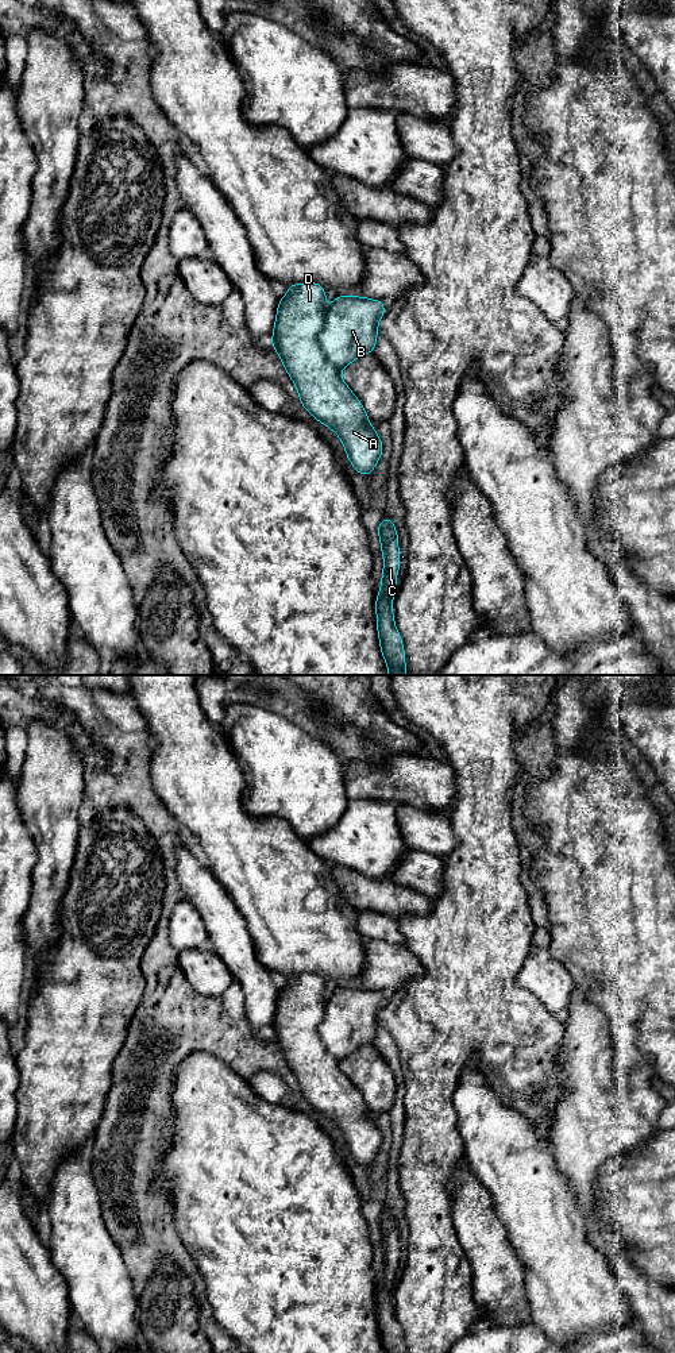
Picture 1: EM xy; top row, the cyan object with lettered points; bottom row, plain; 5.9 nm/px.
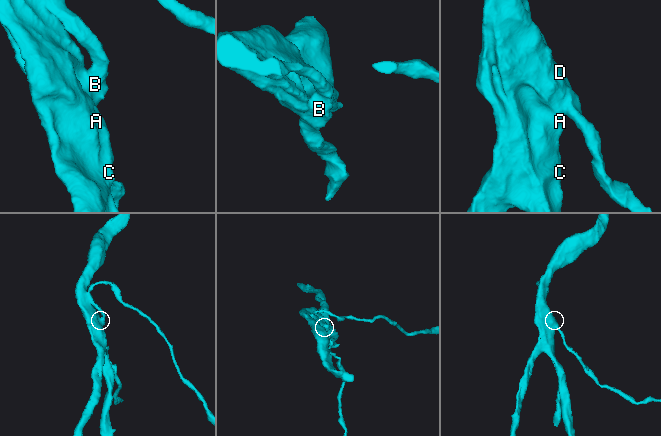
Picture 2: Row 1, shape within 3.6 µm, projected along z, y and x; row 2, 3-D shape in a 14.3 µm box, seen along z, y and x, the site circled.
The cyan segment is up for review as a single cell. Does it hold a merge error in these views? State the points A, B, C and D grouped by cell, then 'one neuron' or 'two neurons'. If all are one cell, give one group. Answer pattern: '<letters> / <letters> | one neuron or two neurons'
A C D / B | two neurons

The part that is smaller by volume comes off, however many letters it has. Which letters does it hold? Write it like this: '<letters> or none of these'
B

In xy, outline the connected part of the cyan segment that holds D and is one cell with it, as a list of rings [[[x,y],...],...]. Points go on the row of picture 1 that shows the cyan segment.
[[[315,282],[288,286],[288,294],[279,298],[271,346],[297,386],[301,405],[340,437],[354,469],[370,475],[383,451],[382,442],[370,425],[370,420],[355,394],[340,377],[340,370],[325,356],[319,335],[325,324],[325,289]]]

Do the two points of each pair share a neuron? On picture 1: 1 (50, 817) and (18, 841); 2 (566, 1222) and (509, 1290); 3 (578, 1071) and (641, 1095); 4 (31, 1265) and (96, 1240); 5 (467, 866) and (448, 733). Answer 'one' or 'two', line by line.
1: two
2: one
3: one
4: two
5: one

